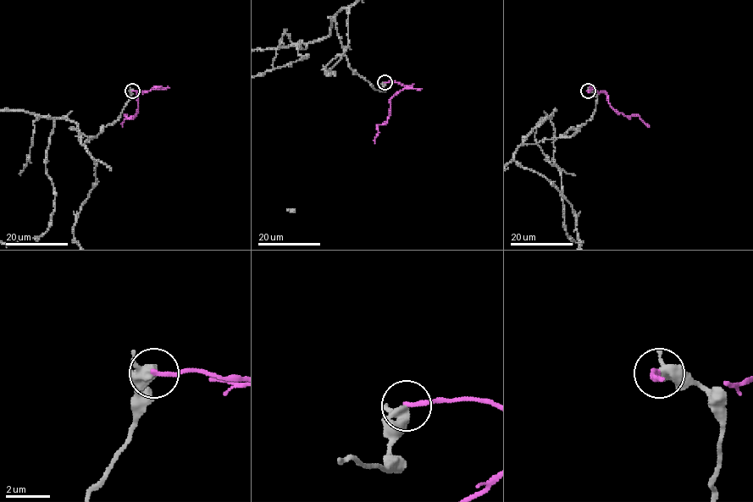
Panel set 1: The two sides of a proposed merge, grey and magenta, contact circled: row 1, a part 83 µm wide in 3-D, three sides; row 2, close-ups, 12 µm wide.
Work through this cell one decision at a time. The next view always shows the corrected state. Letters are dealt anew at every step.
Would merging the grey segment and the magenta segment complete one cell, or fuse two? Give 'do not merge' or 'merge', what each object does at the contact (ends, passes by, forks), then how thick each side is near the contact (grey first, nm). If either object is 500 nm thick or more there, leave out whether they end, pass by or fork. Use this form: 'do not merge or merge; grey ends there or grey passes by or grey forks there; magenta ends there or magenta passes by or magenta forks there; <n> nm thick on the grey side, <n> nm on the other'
do not merge; grey passes by; magenta ends there; 400 nm thick on the grey side, 200 nm on the other

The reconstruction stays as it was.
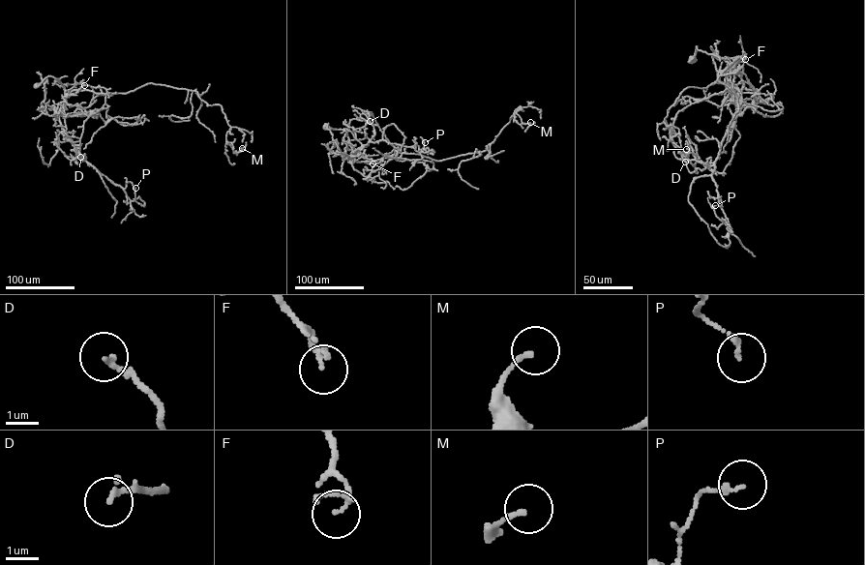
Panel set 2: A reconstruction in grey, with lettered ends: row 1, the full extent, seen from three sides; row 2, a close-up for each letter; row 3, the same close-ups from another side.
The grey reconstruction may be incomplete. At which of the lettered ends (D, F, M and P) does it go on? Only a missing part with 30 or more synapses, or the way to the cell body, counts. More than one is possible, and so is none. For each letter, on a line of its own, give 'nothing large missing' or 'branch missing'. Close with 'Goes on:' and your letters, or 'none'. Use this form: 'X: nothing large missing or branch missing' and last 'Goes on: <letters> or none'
D: branch missing
F: nothing large missing
M: nothing large missing
P: nothing large missing
Goes on: D

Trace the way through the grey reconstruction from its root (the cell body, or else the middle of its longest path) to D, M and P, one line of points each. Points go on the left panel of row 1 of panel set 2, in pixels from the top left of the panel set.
D: (36, 85), (48, 75), (62, 84), (65, 101), (59, 122), (79, 157), (86, 158), (80, 157)
M: (36, 85), (52, 75), (66, 97), (151, 82), (195, 91), (221, 105), (226, 142), (234, 153), (242, 148)
P: (36, 85), (48, 75), (60, 82), (65, 101), (59, 122), (79, 157), (119, 185), (132, 201), (135, 188)

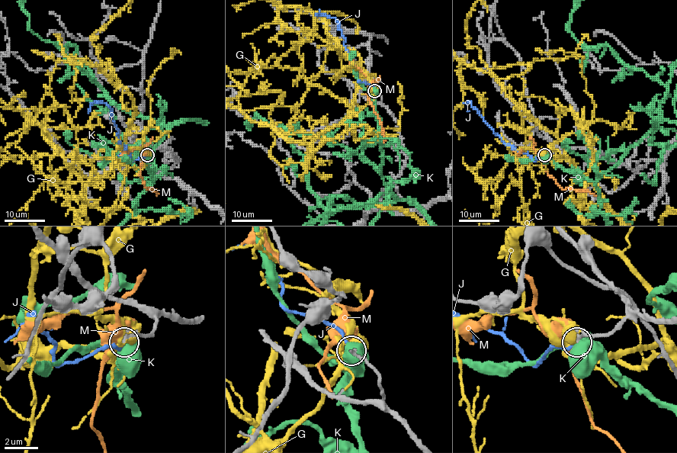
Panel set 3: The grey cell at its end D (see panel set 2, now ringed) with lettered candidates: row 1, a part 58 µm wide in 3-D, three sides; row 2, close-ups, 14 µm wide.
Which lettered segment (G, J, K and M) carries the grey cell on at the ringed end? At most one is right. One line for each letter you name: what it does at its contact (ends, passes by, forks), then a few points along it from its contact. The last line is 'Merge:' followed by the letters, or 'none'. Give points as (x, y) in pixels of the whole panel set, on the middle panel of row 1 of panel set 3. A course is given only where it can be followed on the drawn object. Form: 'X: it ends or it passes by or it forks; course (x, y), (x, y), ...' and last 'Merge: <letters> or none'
J: it ends
Merge: J

